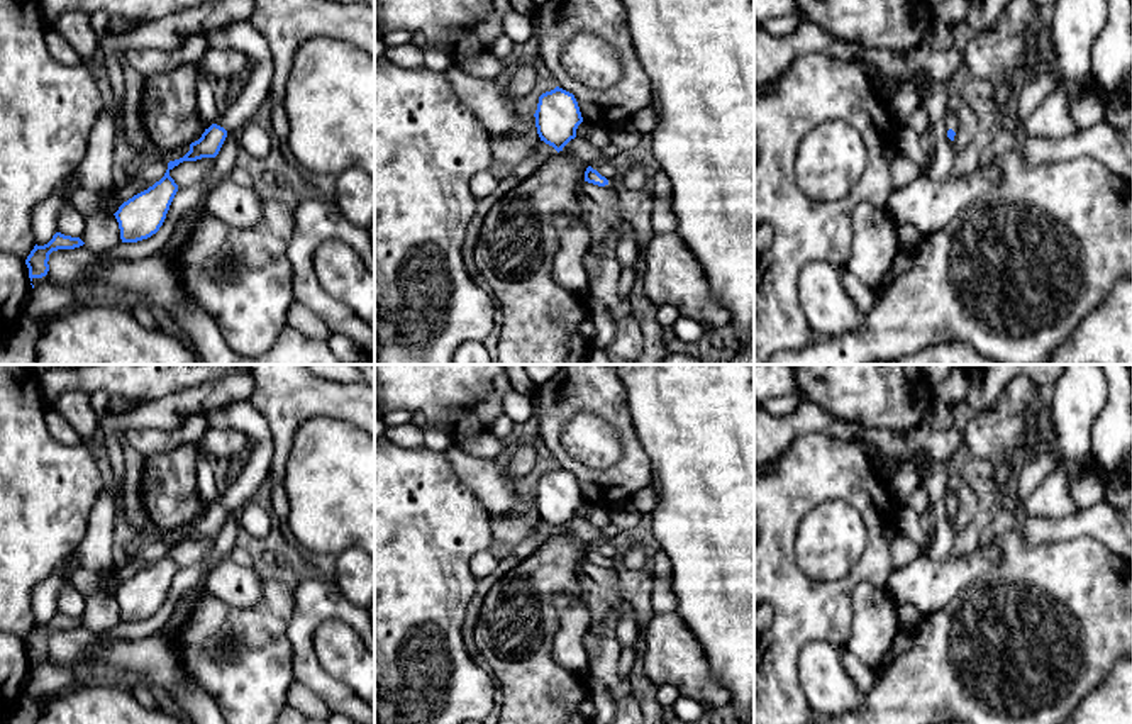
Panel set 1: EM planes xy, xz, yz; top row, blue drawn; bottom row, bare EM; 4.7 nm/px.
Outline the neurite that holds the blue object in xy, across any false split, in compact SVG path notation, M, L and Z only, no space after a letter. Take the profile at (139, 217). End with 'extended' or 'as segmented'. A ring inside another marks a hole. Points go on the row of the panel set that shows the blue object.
M212 124L198 141L190 144L190 151L183 158L168 163L168 170L159 181L119 207L114 215L119 222L122 242L137 242L159 231L178 192L169 171L183 161L215 158L225 137L227 131Z | as segmented

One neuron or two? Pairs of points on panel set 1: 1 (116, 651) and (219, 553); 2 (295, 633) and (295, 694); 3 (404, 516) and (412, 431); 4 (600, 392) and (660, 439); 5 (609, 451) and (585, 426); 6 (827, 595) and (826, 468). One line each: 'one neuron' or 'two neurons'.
1: two neurons
2: two neurons
3: two neurons
4: two neurons
5: one neuron
6: one neuron

